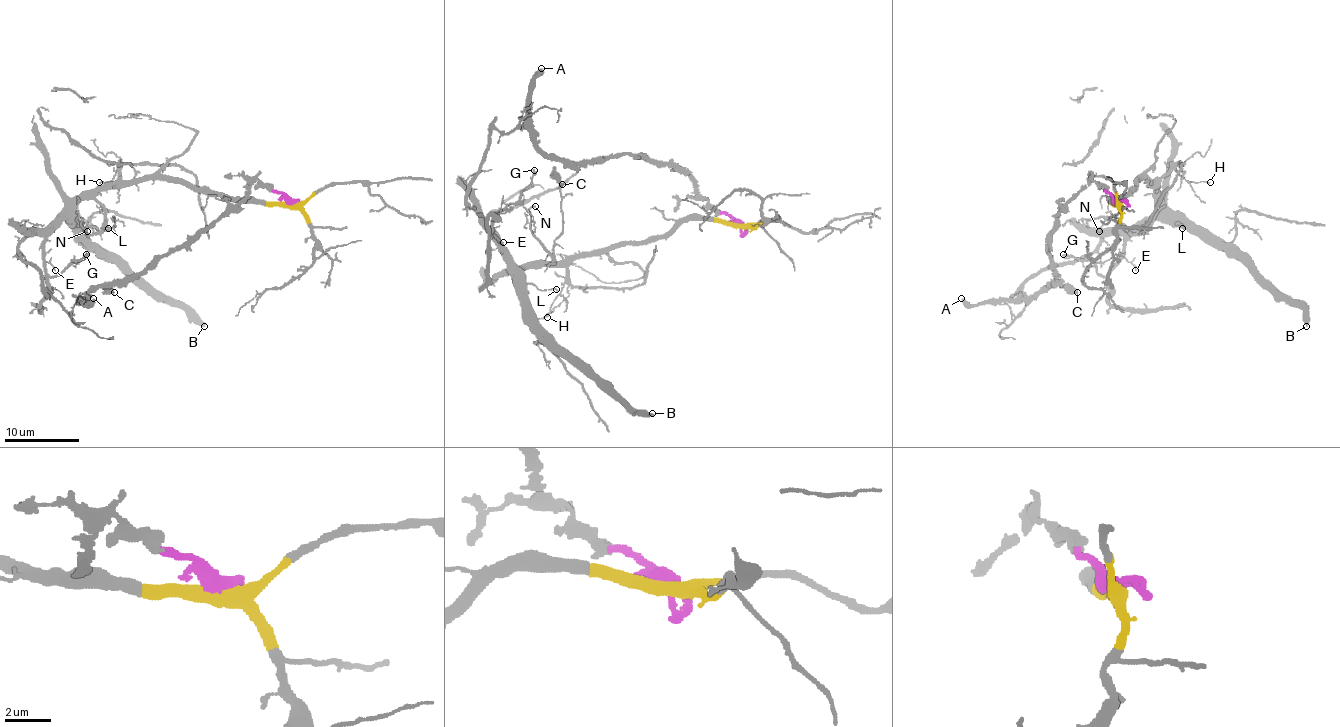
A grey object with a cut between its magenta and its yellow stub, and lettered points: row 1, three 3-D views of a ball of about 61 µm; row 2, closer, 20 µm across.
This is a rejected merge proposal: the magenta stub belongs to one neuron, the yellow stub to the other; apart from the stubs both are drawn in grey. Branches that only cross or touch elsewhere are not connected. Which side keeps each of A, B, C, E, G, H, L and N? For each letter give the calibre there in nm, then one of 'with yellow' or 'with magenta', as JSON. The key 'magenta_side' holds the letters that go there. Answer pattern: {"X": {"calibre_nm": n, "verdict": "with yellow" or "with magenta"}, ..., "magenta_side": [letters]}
{"A": {"calibre_nm": 380, "verdict": "with magenta"}, "B": {"calibre_nm": 360, "verdict": "with yellow"}, "C": {"calibre_nm": 400, "verdict": "with magenta"}, "E": {"calibre_nm": 130, "verdict": "with yellow"}, "G": {"calibre_nm": 200, "verdict": "with yellow"}, "H": {"calibre_nm": 110, "verdict": "with yellow"}, "L": {"calibre_nm": 100, "verdict": "with yellow"}, "N": {"calibre_nm": 160, "verdict": "with yellow"}, "magenta_side": ["A", "C"]}

